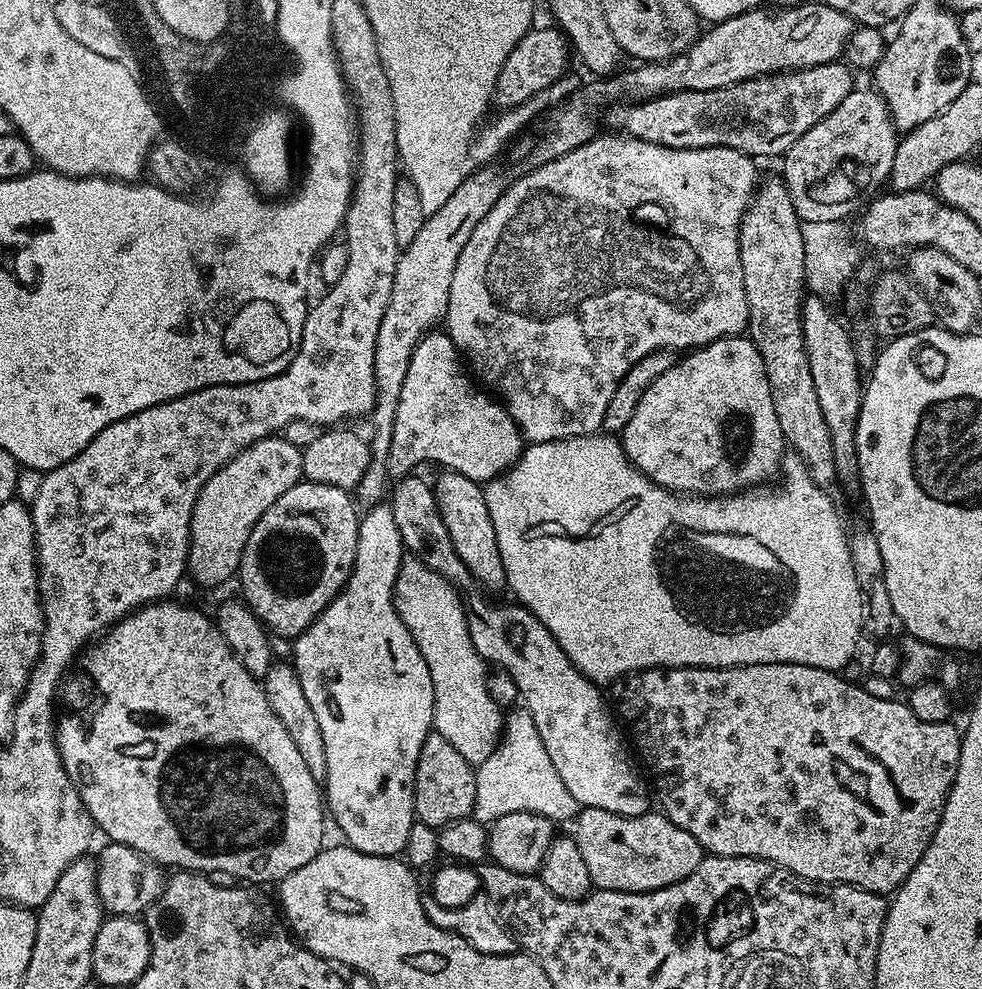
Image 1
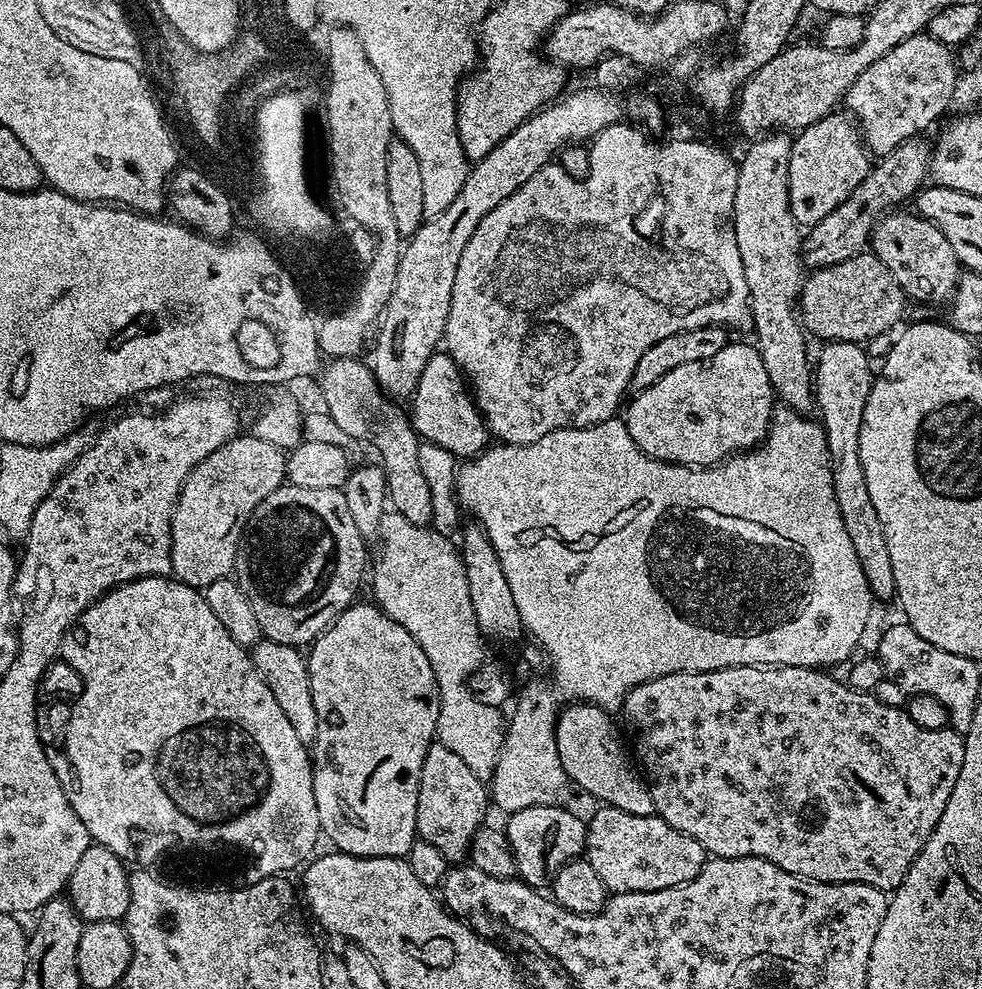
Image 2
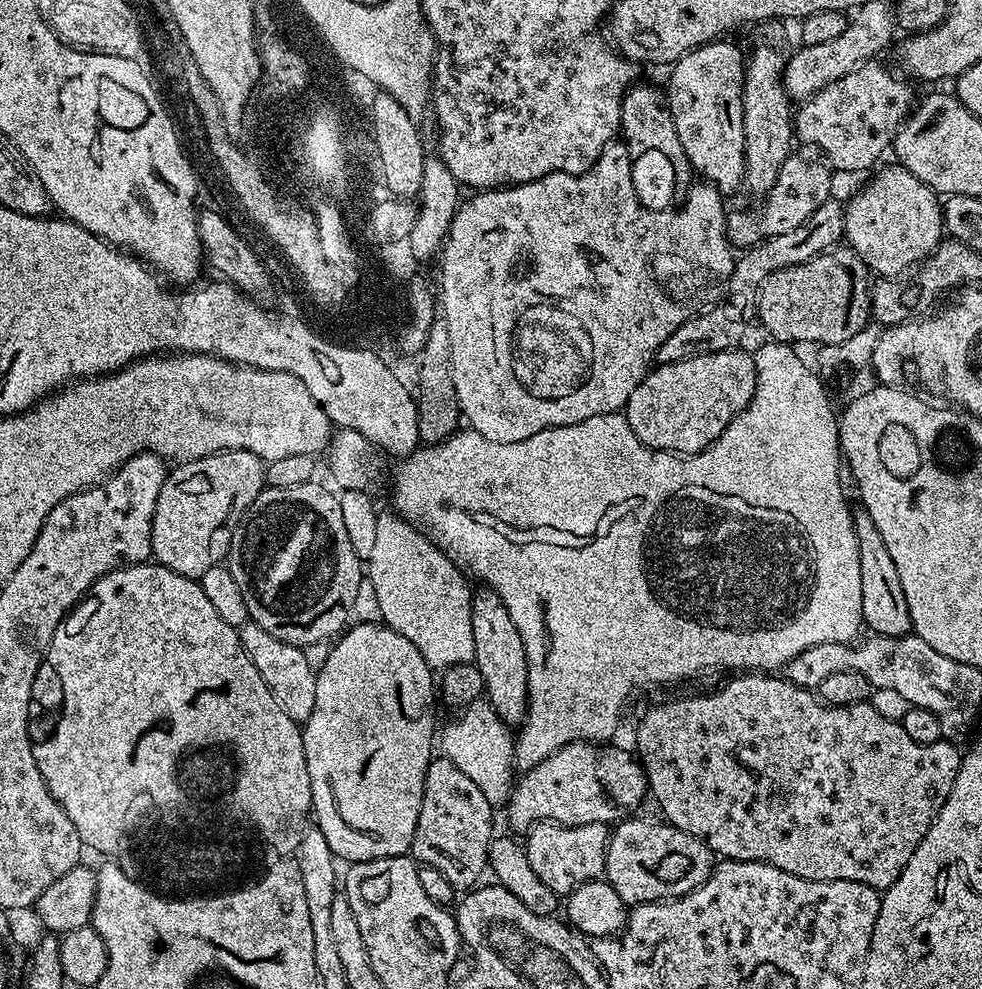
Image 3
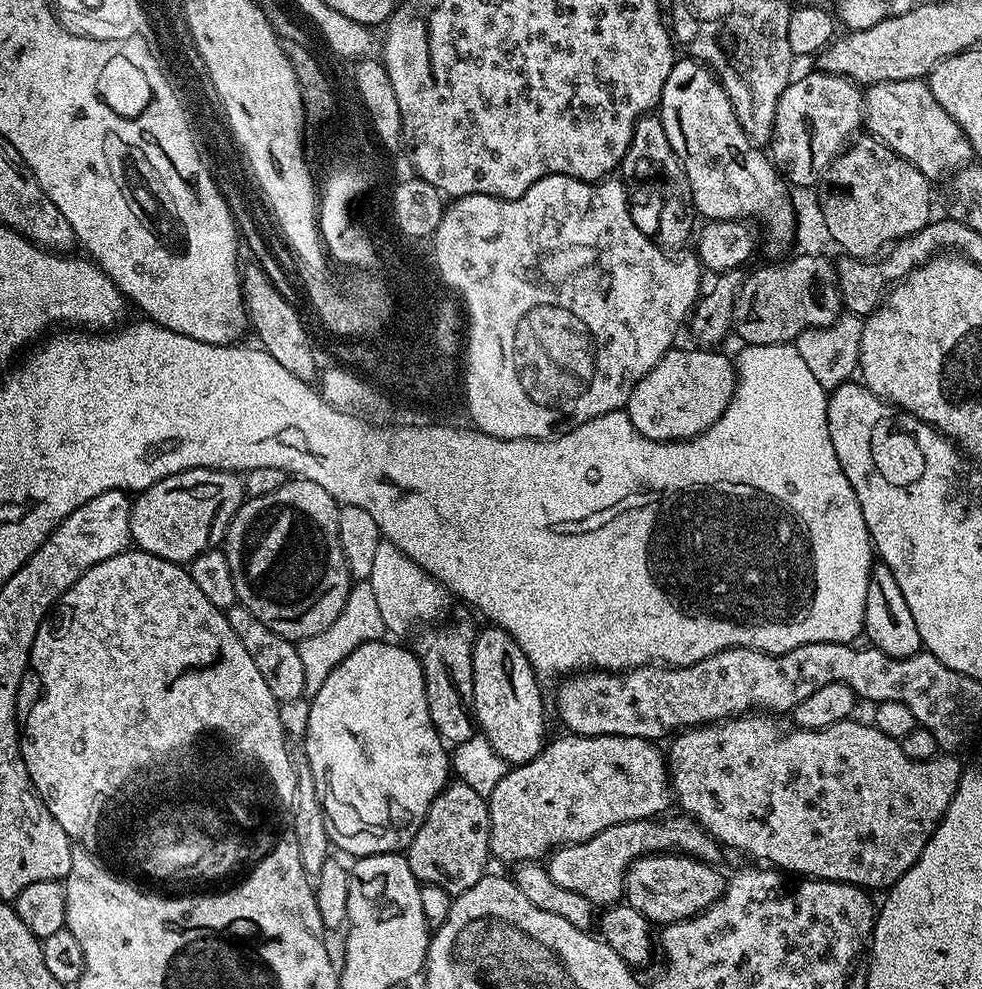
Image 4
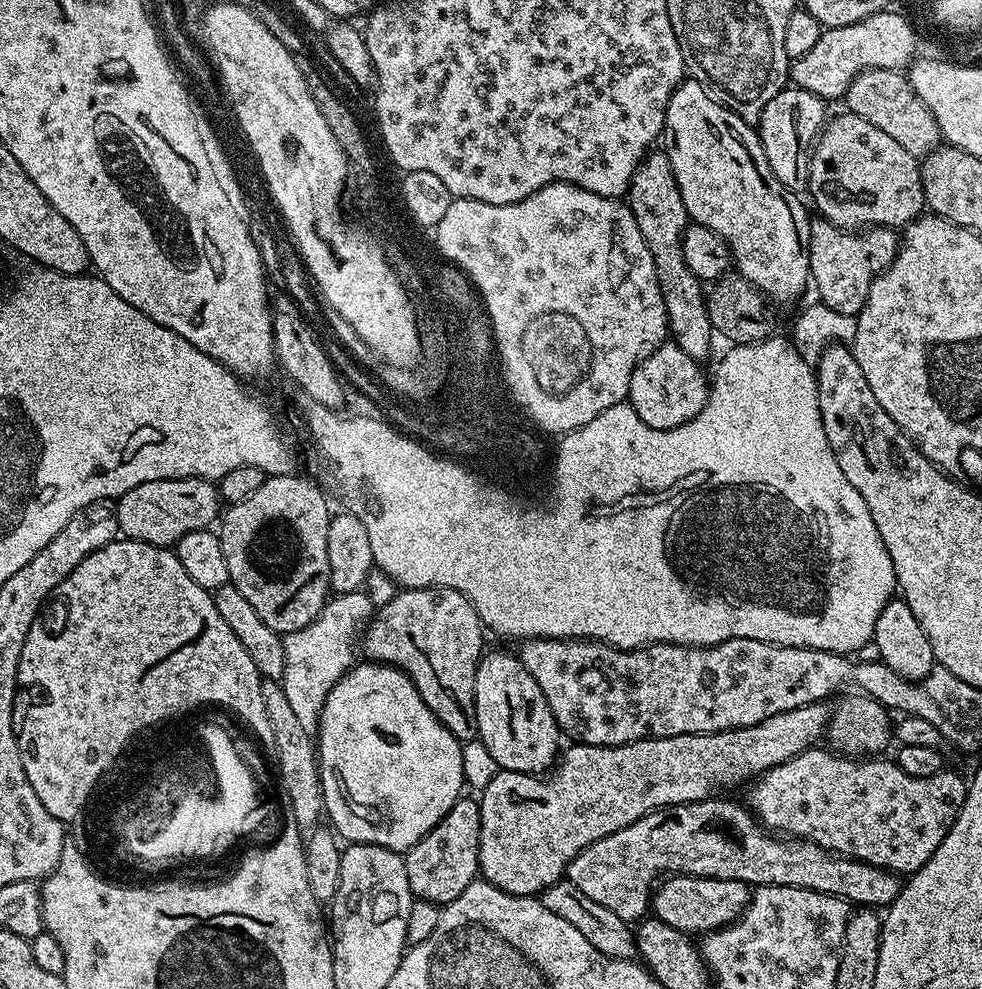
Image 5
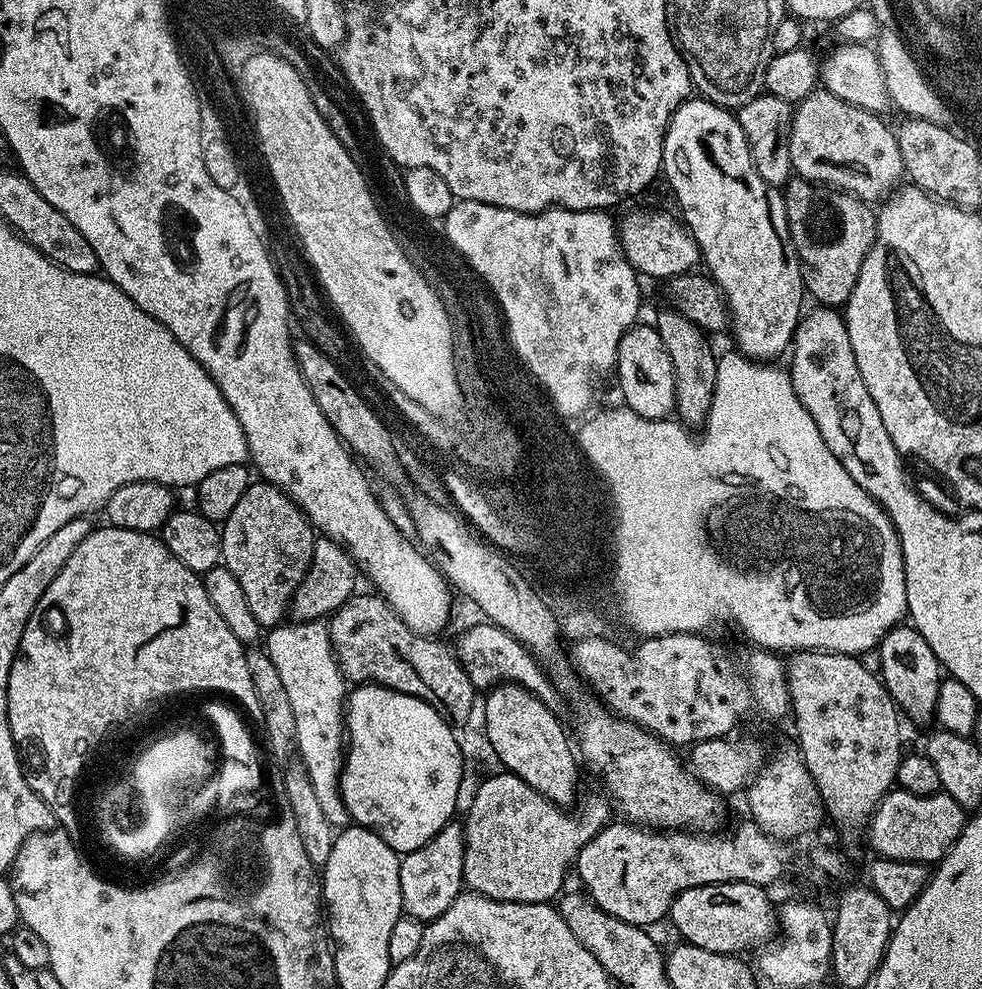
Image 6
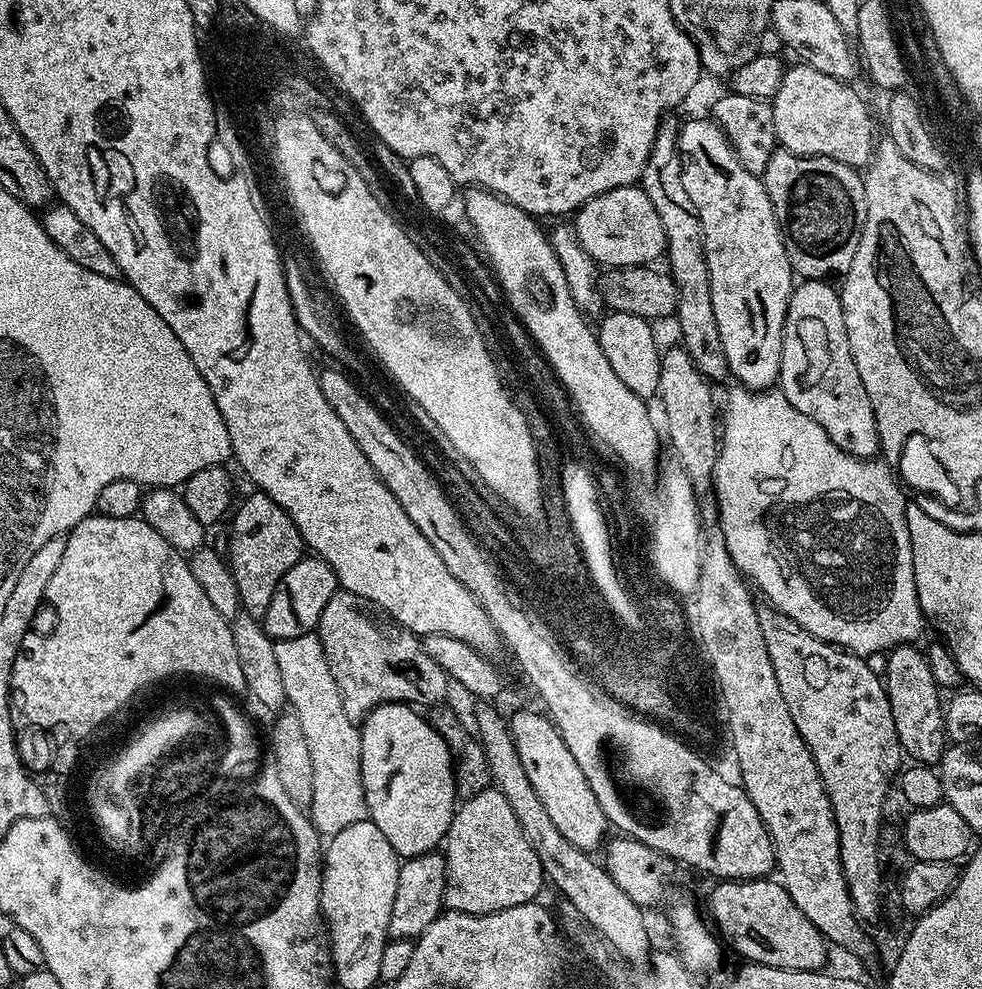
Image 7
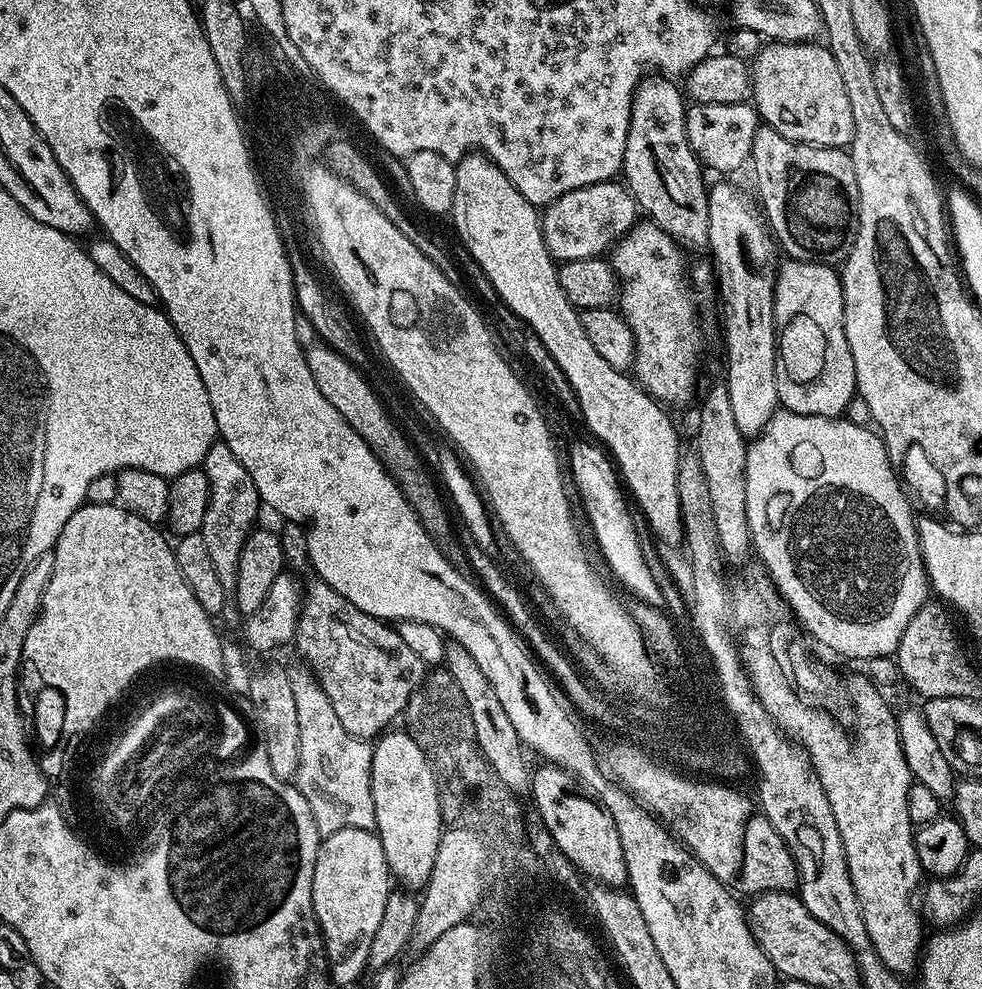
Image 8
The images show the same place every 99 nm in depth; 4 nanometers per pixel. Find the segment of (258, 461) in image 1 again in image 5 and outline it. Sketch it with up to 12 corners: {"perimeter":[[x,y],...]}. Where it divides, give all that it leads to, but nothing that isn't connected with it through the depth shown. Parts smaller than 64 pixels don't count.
{"perimeter":[[191,476],[142,482],[114,507],[121,537],[172,548],[222,499]]}

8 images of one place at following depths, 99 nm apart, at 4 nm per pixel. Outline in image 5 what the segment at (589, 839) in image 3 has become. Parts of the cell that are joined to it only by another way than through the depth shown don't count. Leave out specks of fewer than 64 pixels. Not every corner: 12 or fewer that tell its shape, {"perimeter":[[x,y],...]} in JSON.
{"perimeter":[[743,803],[675,804],[566,879],[629,922],[658,881],[798,886],[873,910],[897,873],[781,838]]}

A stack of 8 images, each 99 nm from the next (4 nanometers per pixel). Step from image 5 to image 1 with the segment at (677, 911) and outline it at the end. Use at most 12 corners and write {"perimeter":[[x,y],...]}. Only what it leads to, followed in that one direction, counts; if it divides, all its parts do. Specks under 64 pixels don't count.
{"perimeter":[[581,808],[597,889],[653,892],[694,874],[701,844],[656,810]]}

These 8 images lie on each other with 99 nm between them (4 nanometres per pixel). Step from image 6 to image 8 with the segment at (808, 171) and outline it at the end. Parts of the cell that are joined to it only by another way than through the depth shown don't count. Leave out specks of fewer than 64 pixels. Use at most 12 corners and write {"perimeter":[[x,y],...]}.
{"perimeter":[[768,42],[750,61],[761,121],[847,149],[850,98],[820,42]]}

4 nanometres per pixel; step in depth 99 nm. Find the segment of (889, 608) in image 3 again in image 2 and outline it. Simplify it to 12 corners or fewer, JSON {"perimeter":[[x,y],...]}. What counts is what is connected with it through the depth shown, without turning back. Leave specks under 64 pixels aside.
{"perimeter":[[829,341],[813,369],[834,502],[877,601],[896,596],[858,446],[874,368]]}

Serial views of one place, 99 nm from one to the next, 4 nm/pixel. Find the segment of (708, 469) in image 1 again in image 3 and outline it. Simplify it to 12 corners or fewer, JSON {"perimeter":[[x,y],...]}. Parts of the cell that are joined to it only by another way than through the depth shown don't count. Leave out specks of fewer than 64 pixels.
{"perimeter":[[744,350],[656,364],[630,394],[636,437],[711,446],[754,398]]}

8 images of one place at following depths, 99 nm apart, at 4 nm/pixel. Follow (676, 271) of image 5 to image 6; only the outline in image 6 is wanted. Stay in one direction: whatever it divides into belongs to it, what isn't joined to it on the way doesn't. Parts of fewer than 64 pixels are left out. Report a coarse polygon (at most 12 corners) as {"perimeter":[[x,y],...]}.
{"perimeter":[[665,306],[654,326],[676,379],[675,415],[712,414],[717,353],[704,329]]}

